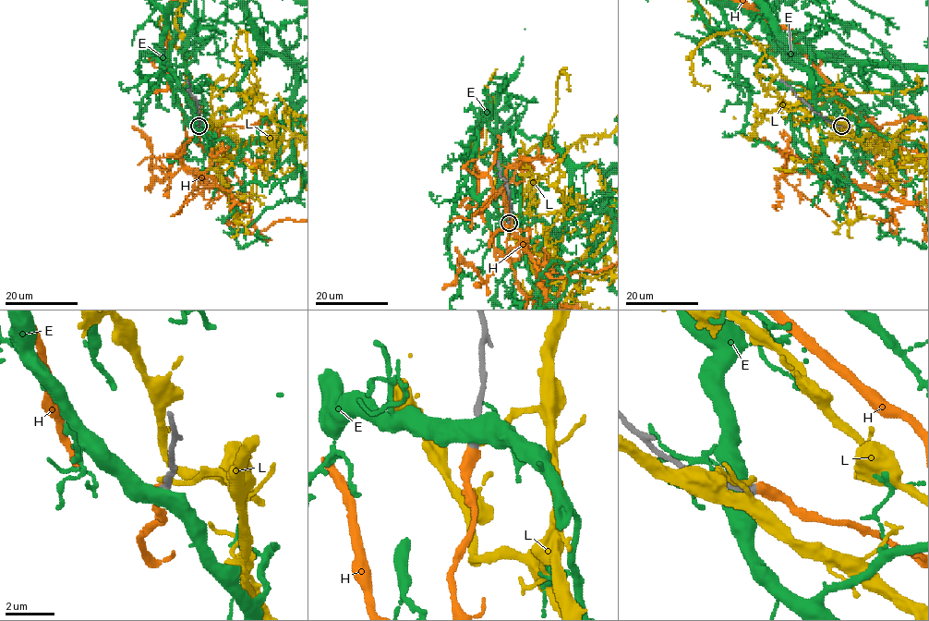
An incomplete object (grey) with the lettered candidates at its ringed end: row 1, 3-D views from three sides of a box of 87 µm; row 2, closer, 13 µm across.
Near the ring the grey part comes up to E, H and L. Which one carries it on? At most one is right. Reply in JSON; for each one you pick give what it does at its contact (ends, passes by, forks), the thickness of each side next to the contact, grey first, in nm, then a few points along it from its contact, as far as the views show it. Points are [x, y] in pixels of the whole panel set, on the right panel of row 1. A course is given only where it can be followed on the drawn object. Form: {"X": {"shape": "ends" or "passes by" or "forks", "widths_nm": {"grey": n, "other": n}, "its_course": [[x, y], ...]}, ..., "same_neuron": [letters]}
{"H": {"shape": "ends", "widths_nm": {"grey": 320, "other": 500}}, "same_neuron": ["H"]}

